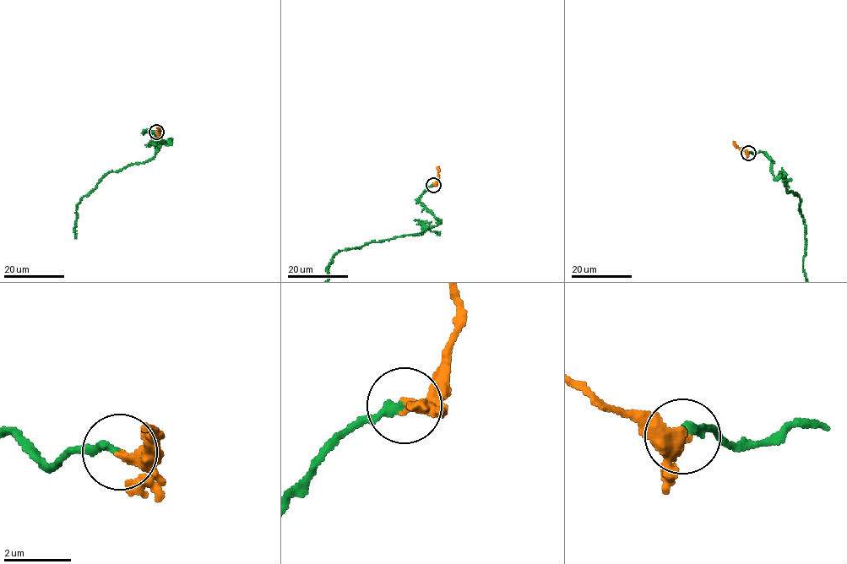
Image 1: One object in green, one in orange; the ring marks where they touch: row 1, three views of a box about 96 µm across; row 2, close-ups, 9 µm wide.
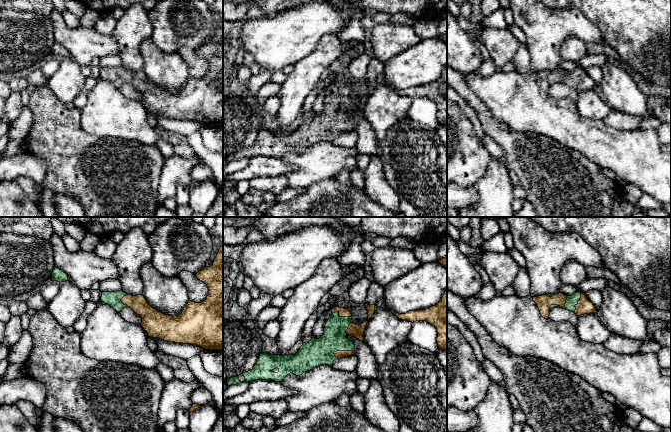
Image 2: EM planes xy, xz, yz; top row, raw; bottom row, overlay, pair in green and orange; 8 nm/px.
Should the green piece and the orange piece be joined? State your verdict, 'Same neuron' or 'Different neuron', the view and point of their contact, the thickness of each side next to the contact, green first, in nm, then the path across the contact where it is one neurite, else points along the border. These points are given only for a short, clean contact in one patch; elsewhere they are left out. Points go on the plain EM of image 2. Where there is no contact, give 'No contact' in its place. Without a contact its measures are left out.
Same neuron. Touches green at xz (343, 126). Thickness 220 nm (green) against 60 nm

